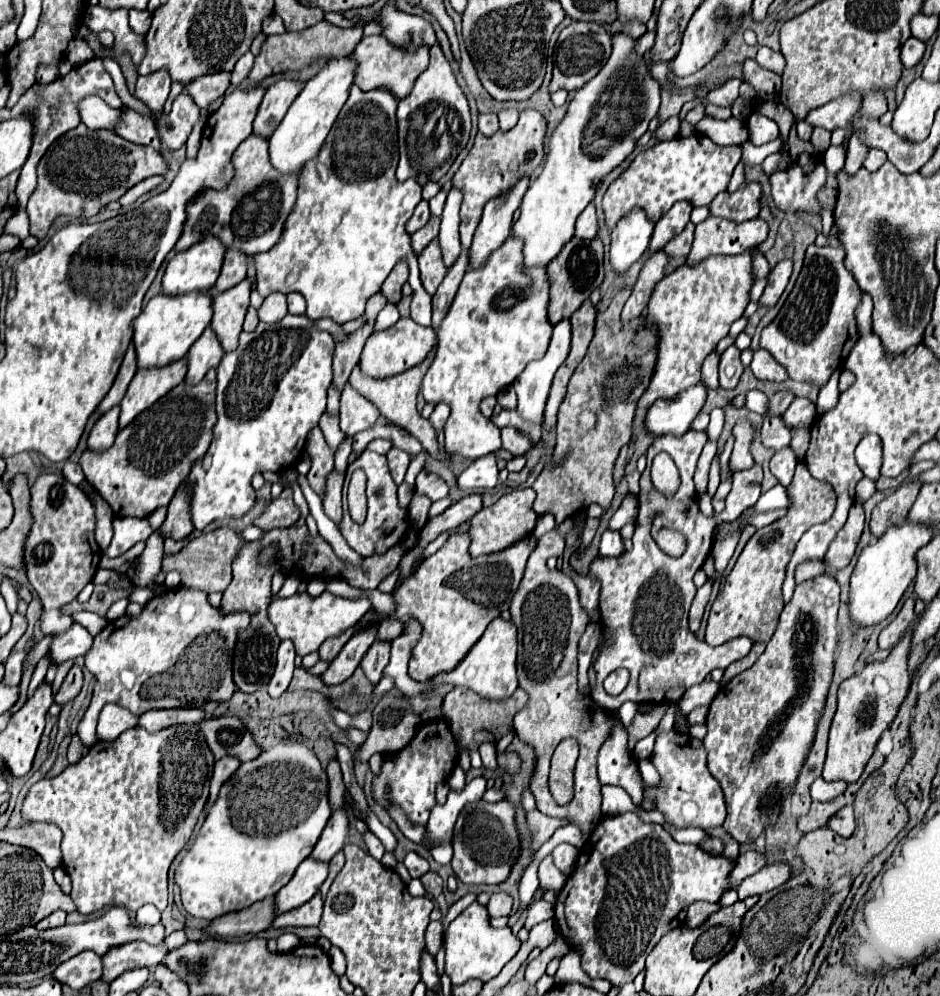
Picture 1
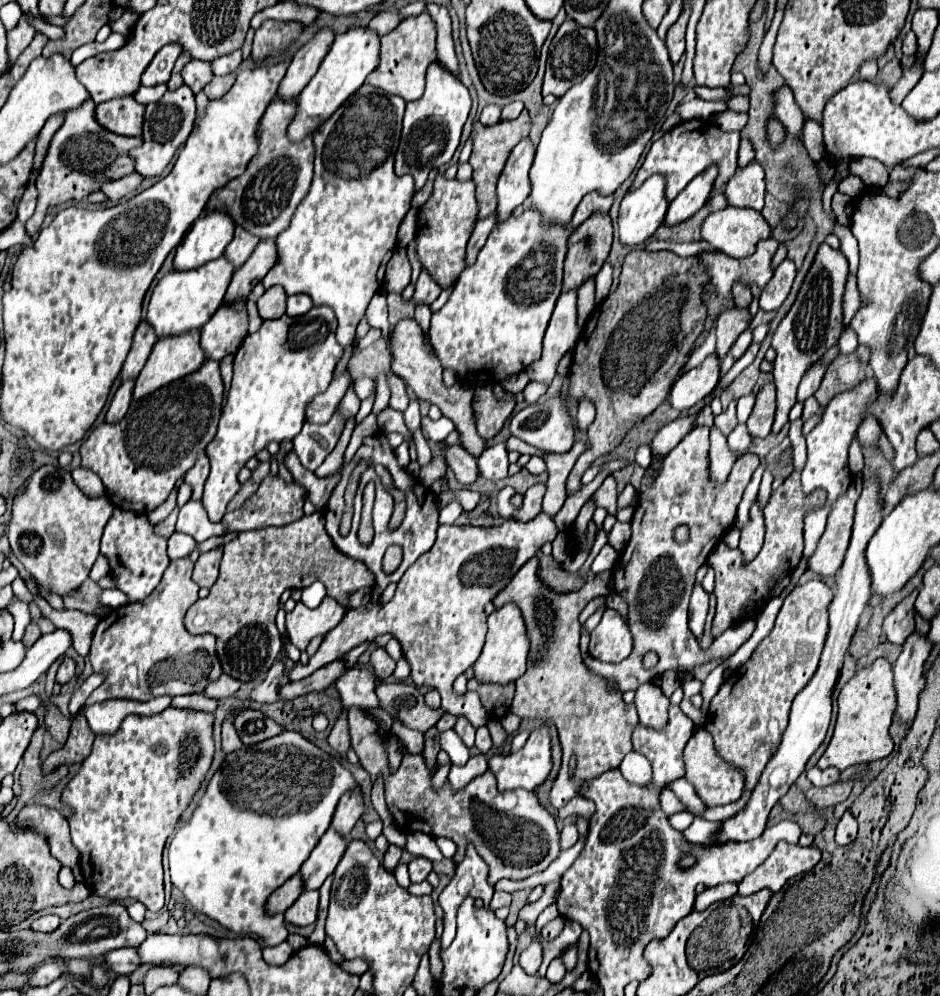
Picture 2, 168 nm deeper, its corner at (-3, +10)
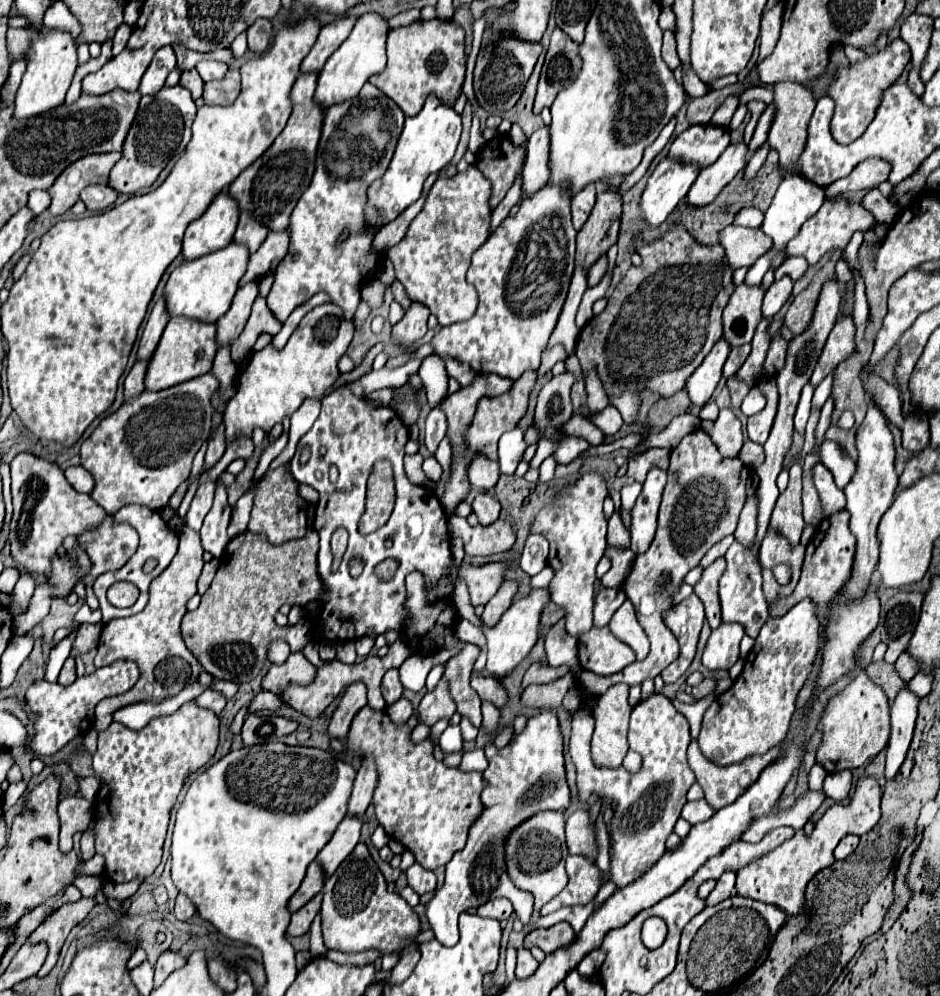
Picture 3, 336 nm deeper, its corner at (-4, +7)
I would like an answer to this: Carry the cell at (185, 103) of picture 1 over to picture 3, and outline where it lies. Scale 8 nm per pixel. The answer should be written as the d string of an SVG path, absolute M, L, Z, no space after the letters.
M162 87L156 95L144 95L140 101L138 115L132 123L132 129L126 137L122 157L110 171L108 185L120 193L136 193L138 189L150 187L160 171L168 165L168 161L182 153L186 143L190 141L190 127L196 117L194 99L188 95L188 89L176 87Z

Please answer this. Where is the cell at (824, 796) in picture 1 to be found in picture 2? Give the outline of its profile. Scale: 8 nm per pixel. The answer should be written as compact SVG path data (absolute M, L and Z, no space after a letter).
M811 768L807 770L807 778L813 782L813 786L829 786L829 784L835 784L839 780L839 770L837 768Z

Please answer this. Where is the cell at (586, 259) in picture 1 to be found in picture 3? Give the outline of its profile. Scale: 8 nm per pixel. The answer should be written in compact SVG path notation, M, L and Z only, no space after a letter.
M606 191L598 195L588 221L578 231L576 239L578 267L590 269L616 243L620 229L620 213L622 213L622 201L618 193Z

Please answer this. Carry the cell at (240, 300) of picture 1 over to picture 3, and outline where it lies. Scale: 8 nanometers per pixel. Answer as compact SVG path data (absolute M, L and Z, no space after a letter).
M286 231L270 233L260 245L260 249L250 257L248 269L240 279L240 285L258 281L260 277L266 277L268 273L272 273L272 269L278 267L278 263L284 259L286 251L288 251L288 233Z

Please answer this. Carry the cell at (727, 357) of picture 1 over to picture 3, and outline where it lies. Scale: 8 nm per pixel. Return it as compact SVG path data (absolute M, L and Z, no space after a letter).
M740 345L740 347L732 347L726 363L724 363L724 371L722 371L722 377L728 379L732 377L740 367L742 363L746 361L746 357L750 355L750 345Z

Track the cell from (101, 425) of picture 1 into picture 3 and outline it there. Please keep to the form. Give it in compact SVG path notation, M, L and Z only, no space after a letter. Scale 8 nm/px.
M136 361L132 371L124 379L124 401L130 401L132 397L138 397L144 391L144 373L146 373L148 363L146 361Z

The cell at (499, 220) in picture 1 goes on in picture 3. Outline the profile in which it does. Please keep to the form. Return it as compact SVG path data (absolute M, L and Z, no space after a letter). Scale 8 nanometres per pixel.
M548 127L538 129L528 139L526 161L520 169L524 199L528 199L528 195L540 191L540 187L544 187L548 177L550 177L550 171L548 171L548 143L550 143Z

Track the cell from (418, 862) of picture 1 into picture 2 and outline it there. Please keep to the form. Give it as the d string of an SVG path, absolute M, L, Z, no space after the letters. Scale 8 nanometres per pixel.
M413 858L409 862L409 878L411 878L411 884L415 882L423 882L431 872L431 862L425 860L425 858Z

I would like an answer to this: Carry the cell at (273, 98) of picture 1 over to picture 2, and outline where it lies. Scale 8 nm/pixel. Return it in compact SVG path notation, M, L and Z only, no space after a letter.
M321 28L295 56L293 62L279 86L279 96L291 98L299 96L299 92L309 84L309 80L315 76L319 64L323 62L325 54L329 52L331 44L335 40L335 34L331 28Z

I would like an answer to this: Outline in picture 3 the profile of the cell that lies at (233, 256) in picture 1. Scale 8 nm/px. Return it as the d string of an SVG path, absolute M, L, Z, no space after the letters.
M246 213L240 215L240 223L238 223L238 229L234 233L234 241L240 243L240 245L246 245L248 251L250 251L250 255L260 247L260 243L266 239L266 235L268 235L266 227L262 227L260 223L256 223Z

